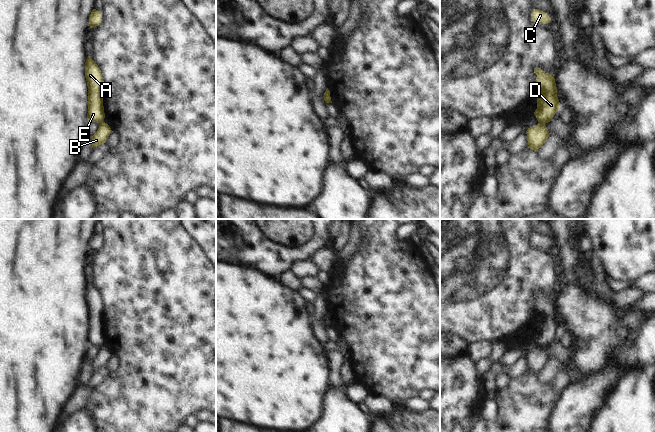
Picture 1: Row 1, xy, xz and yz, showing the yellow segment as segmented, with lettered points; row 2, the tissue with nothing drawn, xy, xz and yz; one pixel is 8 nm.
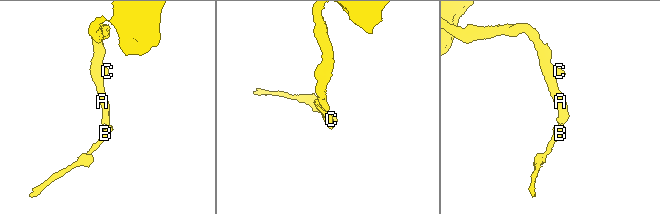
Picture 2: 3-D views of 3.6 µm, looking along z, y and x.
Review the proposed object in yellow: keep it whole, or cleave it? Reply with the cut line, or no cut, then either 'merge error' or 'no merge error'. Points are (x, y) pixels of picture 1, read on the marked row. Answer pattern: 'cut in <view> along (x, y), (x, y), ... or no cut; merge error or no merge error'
cut in yz along (539, 122), (544, 124); merge error

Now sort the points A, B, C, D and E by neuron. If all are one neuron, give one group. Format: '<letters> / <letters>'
A C D E / B

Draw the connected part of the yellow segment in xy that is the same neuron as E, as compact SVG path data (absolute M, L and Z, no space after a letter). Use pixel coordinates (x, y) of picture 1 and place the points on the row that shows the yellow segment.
M90 56L85 62L85 78L88 86L88 122L104 122L103 106L104 81L101 70Z

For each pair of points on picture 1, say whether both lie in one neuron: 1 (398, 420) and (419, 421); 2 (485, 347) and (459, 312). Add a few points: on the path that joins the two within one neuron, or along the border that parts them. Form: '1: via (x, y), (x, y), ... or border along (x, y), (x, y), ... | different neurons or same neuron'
1: via (403, 421), (414, 421) | same neuron
2: border along (492, 342), (482, 340), (469, 345) | different neurons

